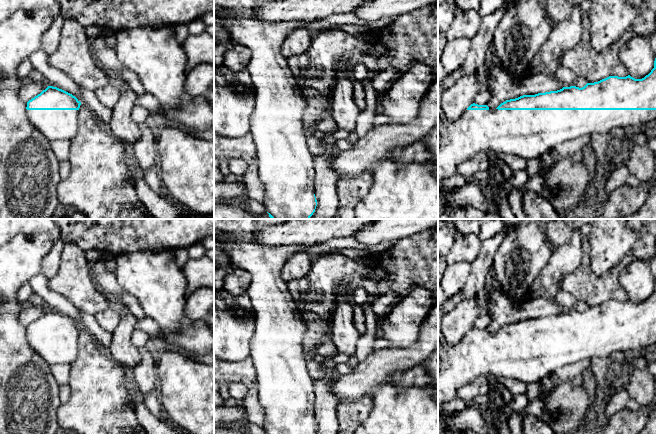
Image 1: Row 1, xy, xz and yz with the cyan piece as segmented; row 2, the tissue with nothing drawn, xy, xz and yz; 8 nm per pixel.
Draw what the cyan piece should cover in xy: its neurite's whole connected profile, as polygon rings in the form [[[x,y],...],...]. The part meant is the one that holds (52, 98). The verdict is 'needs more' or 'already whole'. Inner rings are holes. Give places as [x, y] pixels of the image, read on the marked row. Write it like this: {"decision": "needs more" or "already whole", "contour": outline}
{"decision": "needs more", "contour": [[[48,86],[27,102],[29,121],[50,141],[72,140],[78,133],[81,102],[72,94]]]}

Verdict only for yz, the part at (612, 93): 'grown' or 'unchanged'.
grown

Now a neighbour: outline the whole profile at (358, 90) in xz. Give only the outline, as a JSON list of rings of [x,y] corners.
[[[354,82],[353,97],[360,111],[361,112],[365,111],[366,109],[365,91],[364,91],[364,87],[358,82]]]

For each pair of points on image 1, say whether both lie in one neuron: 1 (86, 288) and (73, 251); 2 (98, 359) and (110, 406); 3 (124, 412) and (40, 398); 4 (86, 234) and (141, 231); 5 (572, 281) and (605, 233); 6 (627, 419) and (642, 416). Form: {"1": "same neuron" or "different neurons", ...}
{"1": "same neuron", "2": "same neuron", "3": "different neurons", "4": "same neuron", "5": "different neurons", "6": "same neuron"}

